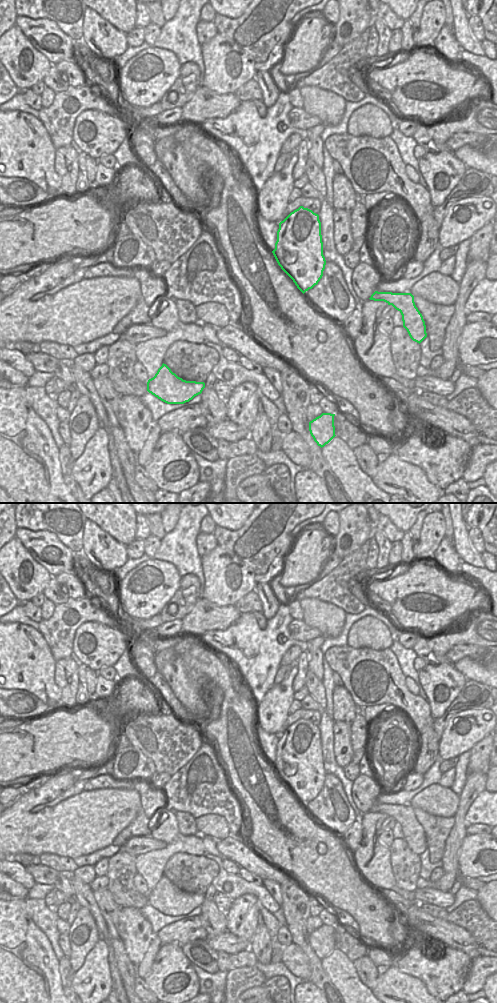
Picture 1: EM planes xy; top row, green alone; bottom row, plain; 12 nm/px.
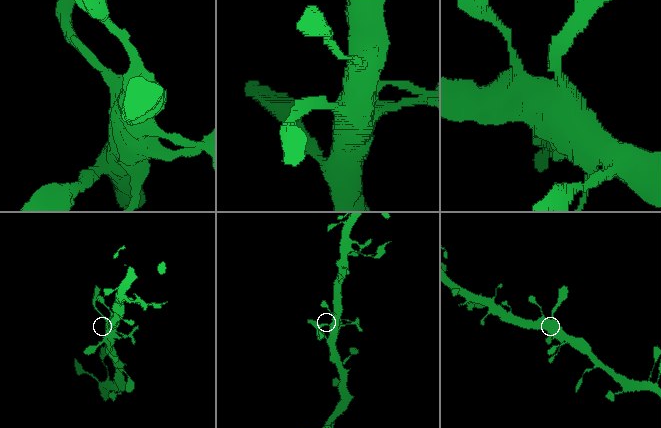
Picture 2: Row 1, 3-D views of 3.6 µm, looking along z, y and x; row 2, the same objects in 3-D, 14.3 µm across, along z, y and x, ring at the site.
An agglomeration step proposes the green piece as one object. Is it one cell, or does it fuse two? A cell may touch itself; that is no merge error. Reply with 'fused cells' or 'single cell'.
single cell

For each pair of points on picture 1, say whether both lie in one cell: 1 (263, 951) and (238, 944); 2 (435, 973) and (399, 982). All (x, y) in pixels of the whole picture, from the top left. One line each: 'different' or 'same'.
1: different
2: different

